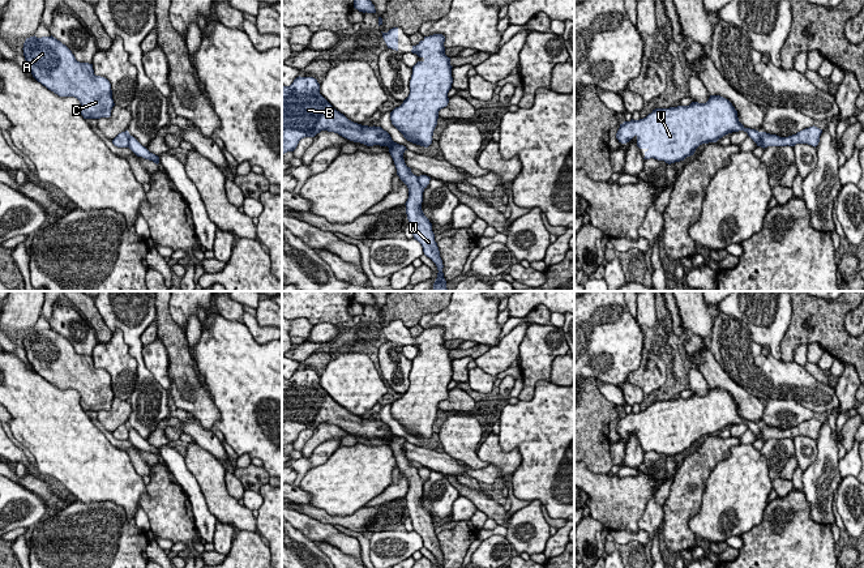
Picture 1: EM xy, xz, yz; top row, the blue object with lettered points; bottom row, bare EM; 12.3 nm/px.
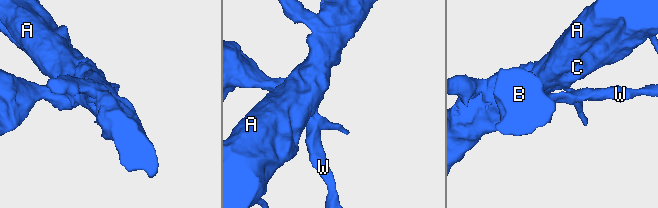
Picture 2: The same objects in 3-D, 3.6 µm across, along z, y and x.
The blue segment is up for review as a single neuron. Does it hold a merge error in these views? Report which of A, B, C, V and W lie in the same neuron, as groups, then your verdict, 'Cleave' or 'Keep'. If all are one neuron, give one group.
Groups: A C V / B W. Cleave

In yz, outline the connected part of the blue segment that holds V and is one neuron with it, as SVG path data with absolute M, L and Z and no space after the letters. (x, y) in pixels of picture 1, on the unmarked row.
M710 388L706 396L655 401L643 411L624 414L616 431L626 436L636 428L637 439L646 443L643 452L654 450L671 457L693 448L700 437L717 435L739 423L761 436L761 424L745 420L728 392Z

